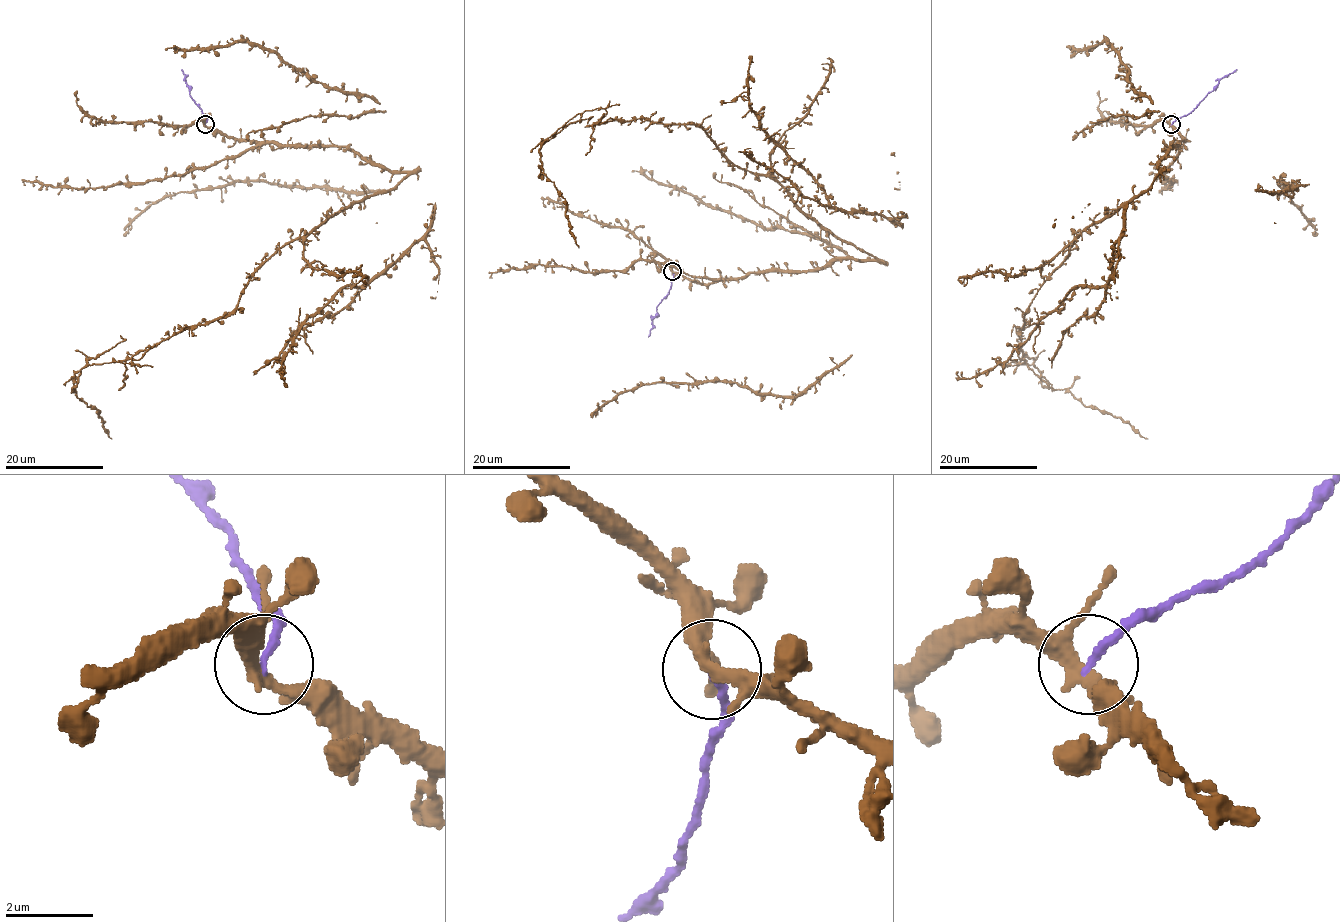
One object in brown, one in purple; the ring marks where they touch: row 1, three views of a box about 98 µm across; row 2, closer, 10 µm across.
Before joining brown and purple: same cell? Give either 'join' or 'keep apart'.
keep apart

